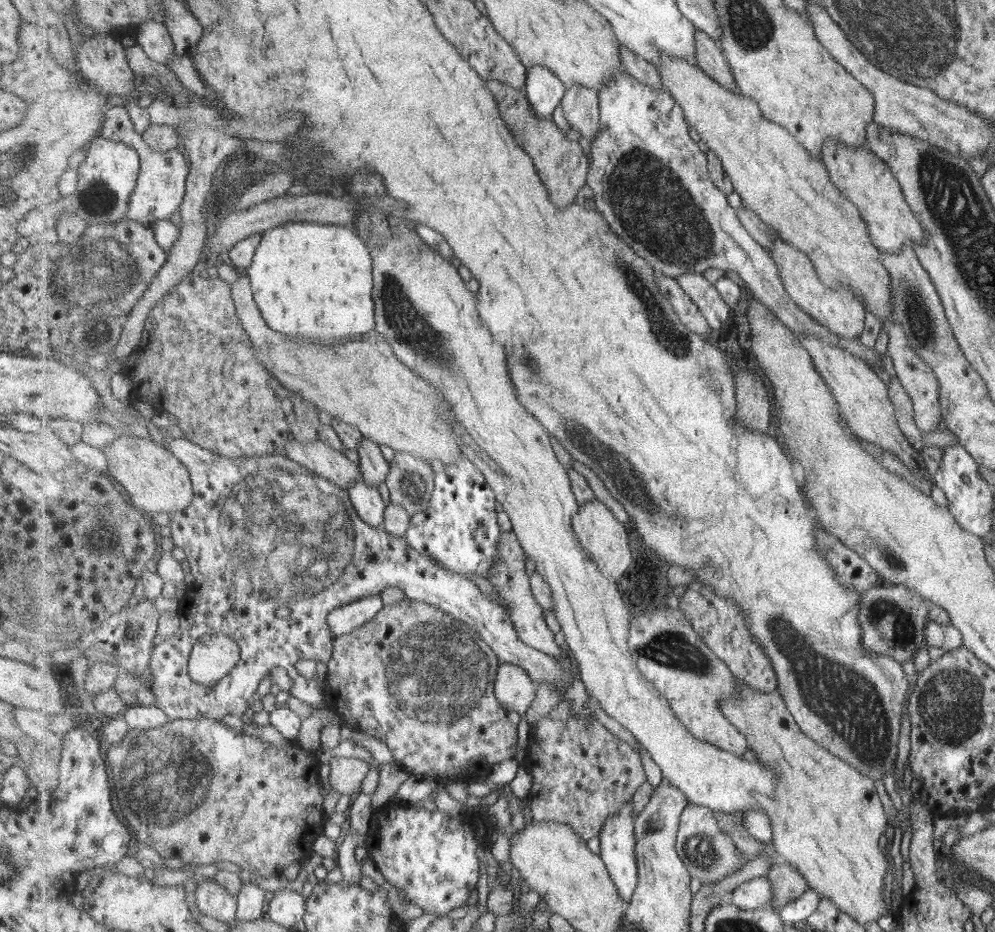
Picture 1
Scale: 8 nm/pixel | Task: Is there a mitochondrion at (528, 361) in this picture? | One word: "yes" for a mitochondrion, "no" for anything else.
yes

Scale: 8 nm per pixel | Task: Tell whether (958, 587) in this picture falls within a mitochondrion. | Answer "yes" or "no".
no

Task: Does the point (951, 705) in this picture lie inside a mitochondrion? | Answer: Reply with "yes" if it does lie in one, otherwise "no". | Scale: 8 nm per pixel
yes

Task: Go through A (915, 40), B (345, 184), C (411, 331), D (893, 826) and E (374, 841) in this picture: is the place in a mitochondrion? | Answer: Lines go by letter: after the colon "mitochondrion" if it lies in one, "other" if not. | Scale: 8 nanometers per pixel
A: mitochondrion
B: other
C: mitochondrion
D: other
E: other

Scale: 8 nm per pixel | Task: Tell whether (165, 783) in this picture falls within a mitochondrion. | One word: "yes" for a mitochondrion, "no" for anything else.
yes

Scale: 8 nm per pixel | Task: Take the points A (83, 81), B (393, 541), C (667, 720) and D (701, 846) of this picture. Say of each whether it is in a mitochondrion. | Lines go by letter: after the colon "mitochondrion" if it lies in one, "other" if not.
A: other
B: other
C: other
D: mitochondrion

